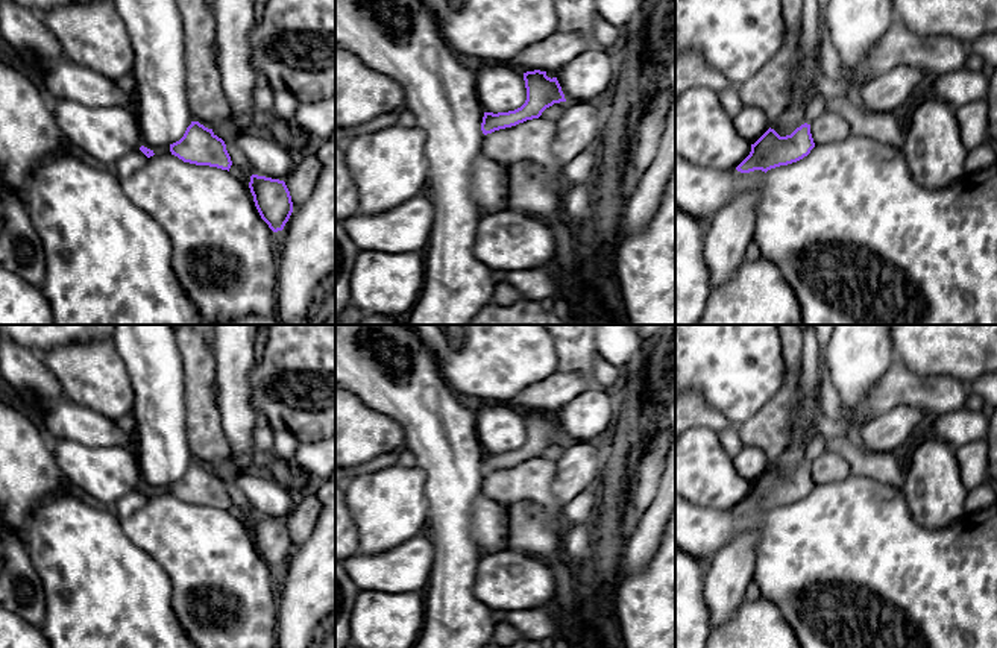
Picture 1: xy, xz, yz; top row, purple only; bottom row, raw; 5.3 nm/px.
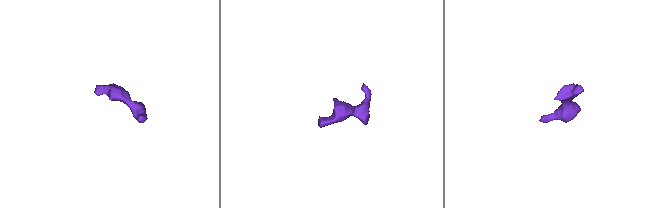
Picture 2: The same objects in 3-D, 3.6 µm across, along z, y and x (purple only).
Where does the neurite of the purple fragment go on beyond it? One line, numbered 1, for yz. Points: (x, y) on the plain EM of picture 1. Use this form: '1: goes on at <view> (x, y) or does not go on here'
1: does not go on here

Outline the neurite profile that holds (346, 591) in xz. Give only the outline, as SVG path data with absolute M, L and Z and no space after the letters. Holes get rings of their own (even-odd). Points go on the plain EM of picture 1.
M335 560L335 648L346 648L351 643L351 618L358 593L360 589L343 561Z

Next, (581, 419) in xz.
M587 388L557 410L557 420L566 442L592 442L615 419L616 392Z

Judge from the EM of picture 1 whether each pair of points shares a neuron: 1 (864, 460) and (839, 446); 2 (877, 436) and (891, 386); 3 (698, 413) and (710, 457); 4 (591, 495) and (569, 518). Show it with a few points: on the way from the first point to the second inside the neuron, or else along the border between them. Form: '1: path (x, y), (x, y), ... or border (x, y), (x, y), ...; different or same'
1: path (858, 459), (846, 448); same
2: border (918, 408), (896, 405), (871, 418), (861, 419); different
3: border (691, 427), (710, 427), (717, 433); different
4: path (586, 501), (575, 512); same

